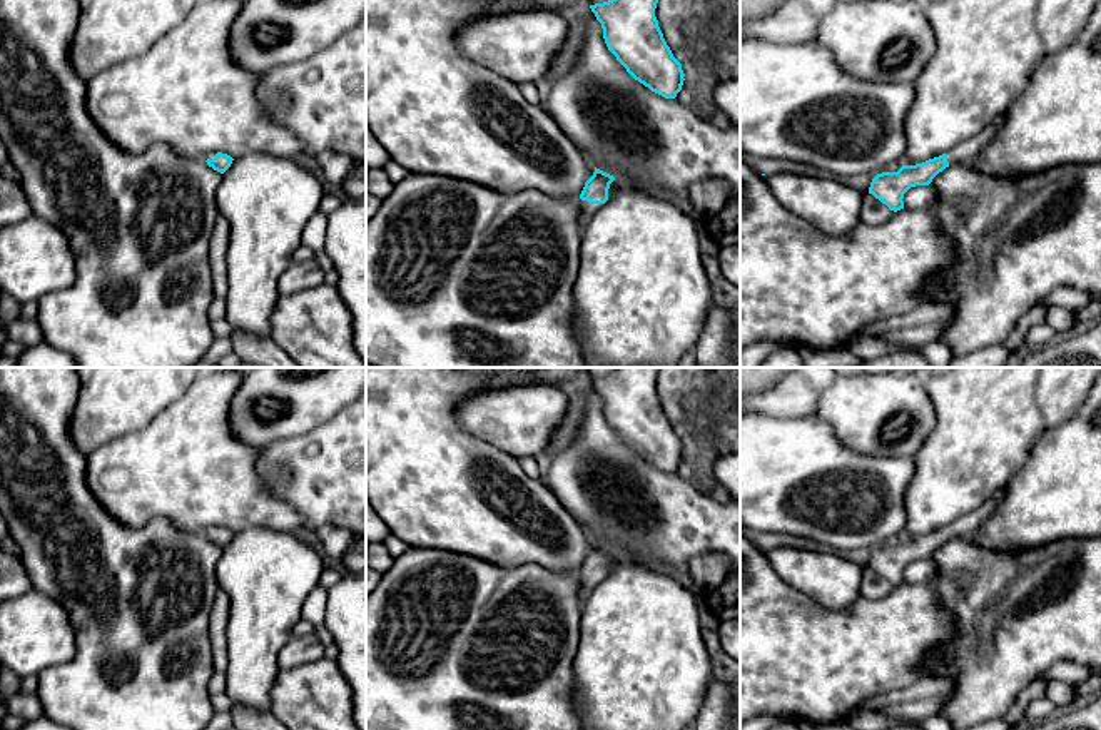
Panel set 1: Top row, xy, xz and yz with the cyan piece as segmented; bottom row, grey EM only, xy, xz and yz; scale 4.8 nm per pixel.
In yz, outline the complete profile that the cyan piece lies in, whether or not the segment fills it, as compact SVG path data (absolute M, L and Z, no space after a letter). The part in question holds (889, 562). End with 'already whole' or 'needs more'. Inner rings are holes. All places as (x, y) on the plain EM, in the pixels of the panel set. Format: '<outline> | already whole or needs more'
M997 489L982 506L962 515L952 525L916 540L902 540L897 546L877 548L869 568L885 578L890 585L904 583L904 568L916 560L929 560L946 541L969 538L999 506L1004 489Z | needs more

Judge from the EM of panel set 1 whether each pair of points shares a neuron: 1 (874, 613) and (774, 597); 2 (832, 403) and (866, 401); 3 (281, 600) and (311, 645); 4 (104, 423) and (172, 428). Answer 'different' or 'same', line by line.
1: same
2: same
3: different
4: different

